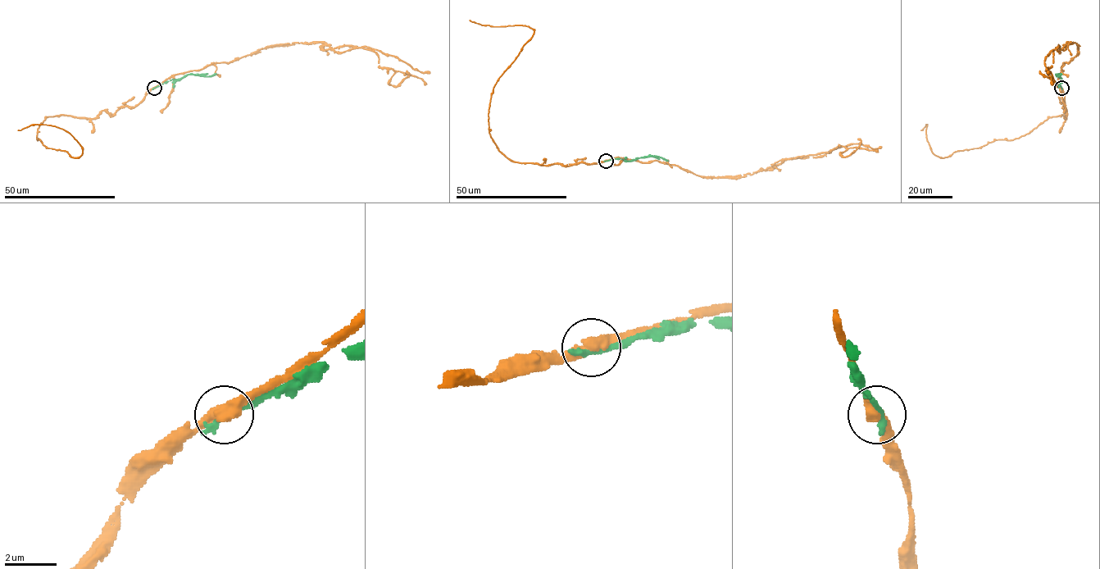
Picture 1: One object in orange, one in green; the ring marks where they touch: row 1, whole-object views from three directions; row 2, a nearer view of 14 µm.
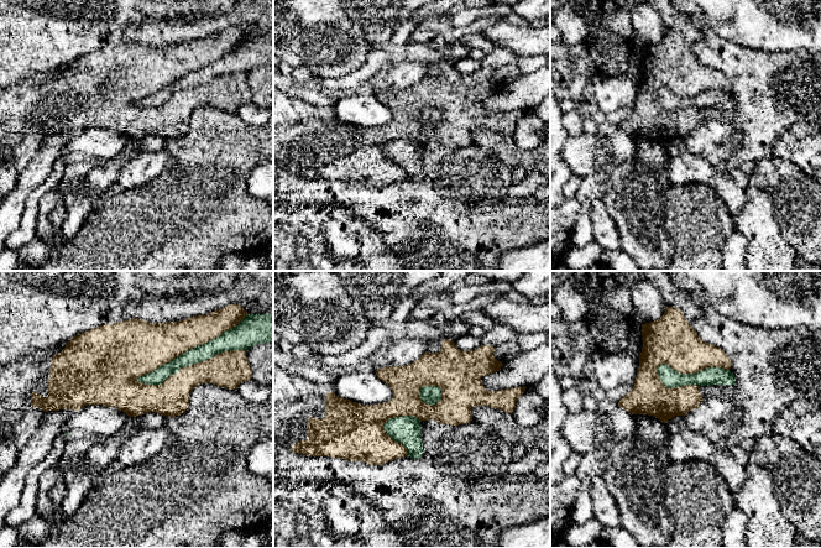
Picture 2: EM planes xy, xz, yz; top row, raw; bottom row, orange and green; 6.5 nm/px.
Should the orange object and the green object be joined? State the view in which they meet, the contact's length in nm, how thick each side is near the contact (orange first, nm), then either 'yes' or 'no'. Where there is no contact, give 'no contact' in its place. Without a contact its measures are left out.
xy | 850 nm | 280/120 nm | no

